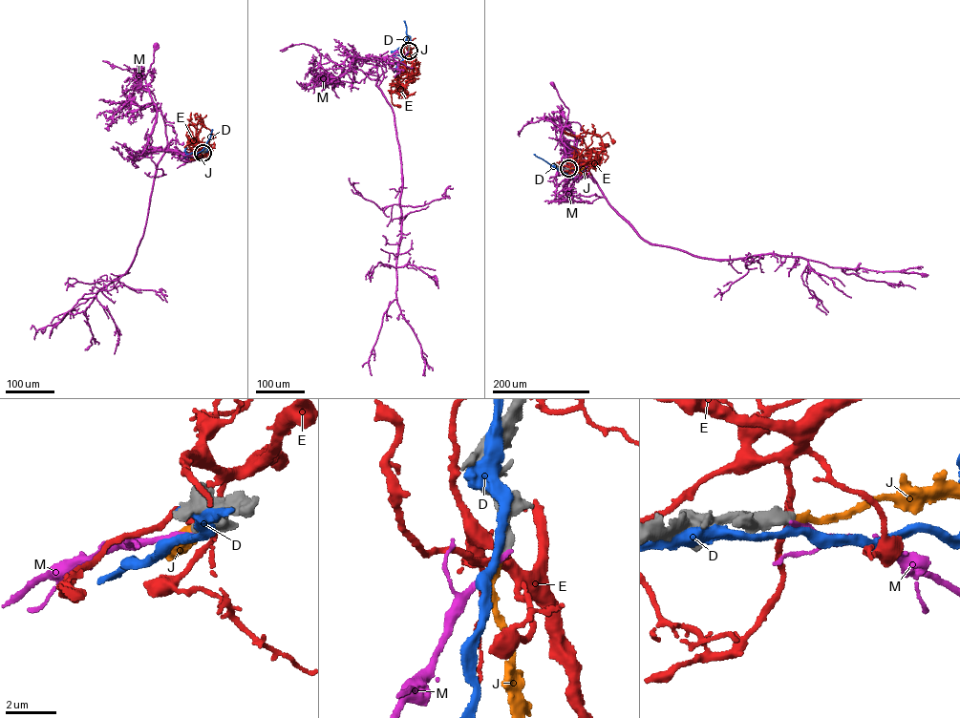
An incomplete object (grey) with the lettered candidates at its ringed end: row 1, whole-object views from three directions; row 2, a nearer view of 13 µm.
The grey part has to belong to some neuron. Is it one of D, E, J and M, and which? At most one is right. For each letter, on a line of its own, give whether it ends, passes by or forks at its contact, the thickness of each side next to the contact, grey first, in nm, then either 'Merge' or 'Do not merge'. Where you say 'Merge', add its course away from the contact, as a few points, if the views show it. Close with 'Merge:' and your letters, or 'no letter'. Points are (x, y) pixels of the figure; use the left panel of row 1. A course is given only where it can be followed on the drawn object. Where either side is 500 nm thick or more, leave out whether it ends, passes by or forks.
D: Thickness 500 nm (grey) against 280 nm. Do not merge
E: It passes by. Thickness 440 nm (grey) against 180 nm. Do not merge
J: It ends there. Thickness 420 nm (grey) against 240 nm. Merge
M: Thickness 500 nm (grey) against 200 nm. Do not merge
Merge: J

